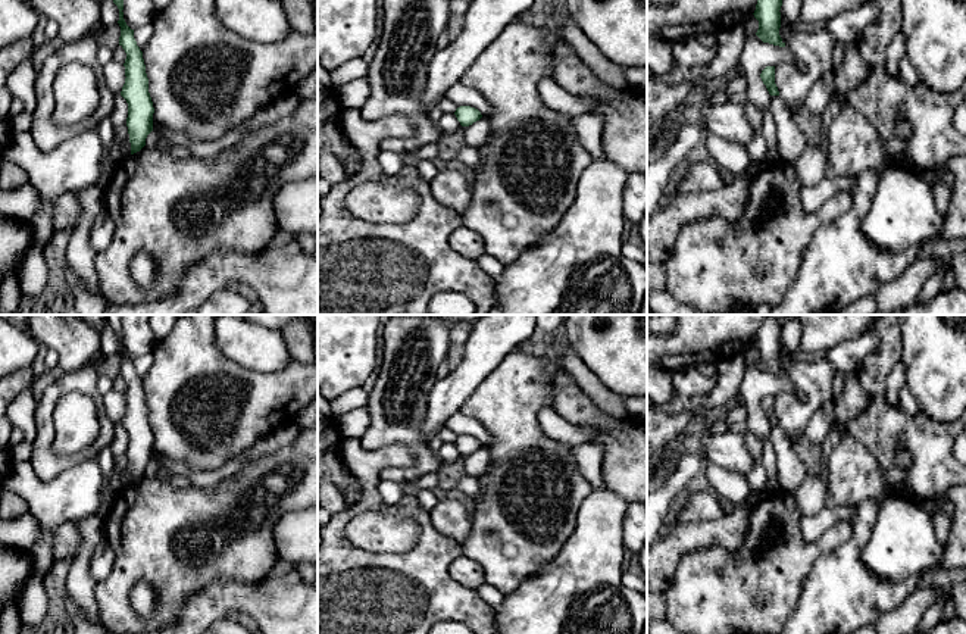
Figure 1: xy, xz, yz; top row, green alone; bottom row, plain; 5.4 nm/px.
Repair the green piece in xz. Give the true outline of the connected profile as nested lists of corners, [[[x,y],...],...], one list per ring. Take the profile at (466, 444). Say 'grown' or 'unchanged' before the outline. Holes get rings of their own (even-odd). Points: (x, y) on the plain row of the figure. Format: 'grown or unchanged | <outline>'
unchanged | [[[460,435],[454,441],[462,456],[469,456],[482,447],[481,441],[471,435]]]

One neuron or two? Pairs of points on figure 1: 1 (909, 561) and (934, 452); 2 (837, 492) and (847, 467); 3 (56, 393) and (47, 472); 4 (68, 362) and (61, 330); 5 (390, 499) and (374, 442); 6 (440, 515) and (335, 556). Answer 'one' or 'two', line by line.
1: two
2: one
3: one
4: one
5: two
6: two

